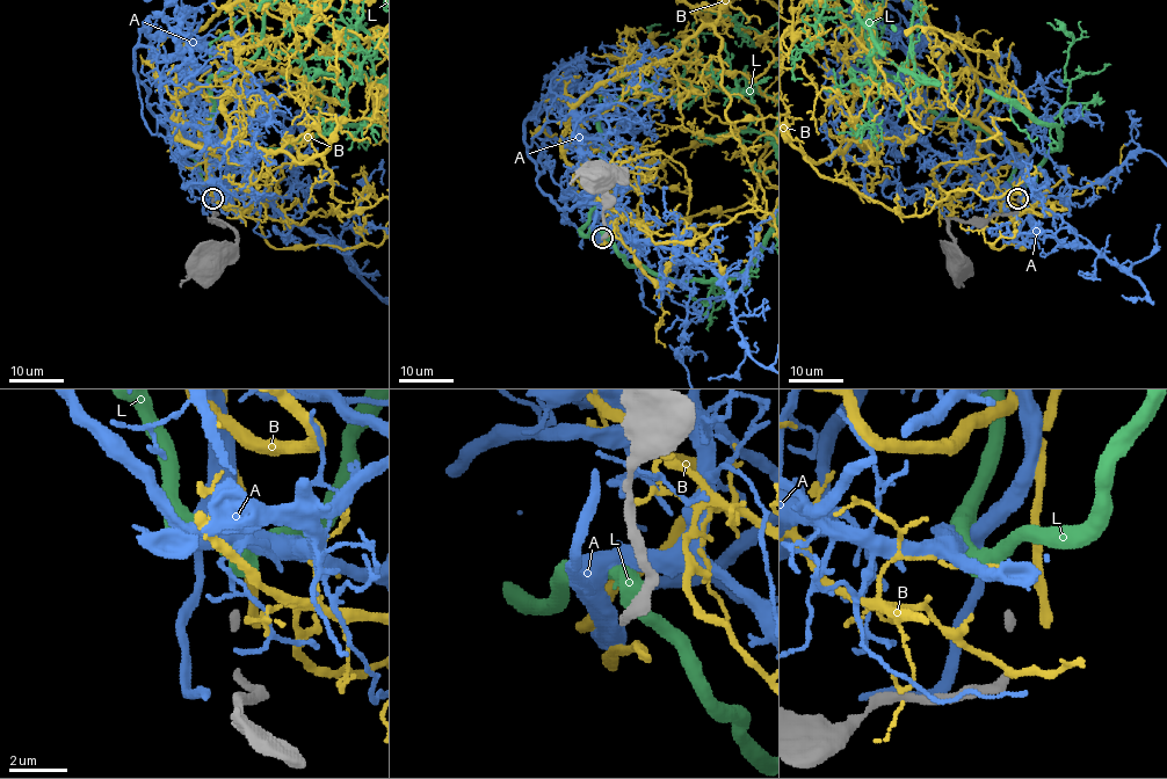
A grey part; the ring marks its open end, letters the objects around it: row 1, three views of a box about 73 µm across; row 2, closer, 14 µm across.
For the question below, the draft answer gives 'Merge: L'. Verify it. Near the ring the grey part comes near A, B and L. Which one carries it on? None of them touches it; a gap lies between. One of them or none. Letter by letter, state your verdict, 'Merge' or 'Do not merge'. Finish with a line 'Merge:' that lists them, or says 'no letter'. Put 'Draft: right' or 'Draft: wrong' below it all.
A: Do not merge
B: Do not merge
L: Merge
Merge: L
Draft: right

